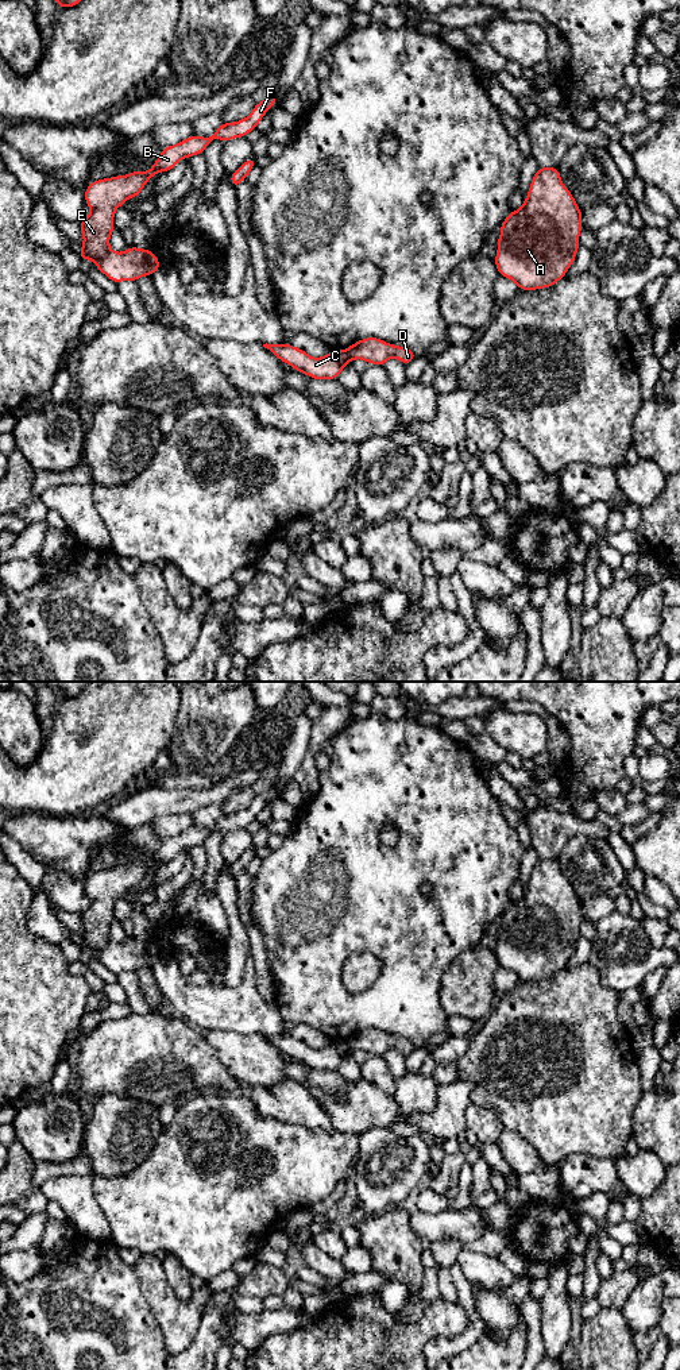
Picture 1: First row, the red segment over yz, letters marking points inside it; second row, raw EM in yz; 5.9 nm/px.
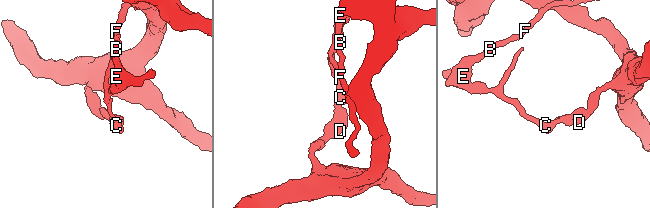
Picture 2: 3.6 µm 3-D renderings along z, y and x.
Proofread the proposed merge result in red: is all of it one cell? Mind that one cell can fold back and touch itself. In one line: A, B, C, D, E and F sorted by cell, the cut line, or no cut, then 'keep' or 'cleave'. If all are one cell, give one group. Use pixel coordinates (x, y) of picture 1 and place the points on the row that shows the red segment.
A D / B C E F | yz (346, 350), (351, 359) | cleave

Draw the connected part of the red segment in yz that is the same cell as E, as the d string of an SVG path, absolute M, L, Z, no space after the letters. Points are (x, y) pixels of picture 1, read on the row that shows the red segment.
M274 90L243 120L223 123L212 136L190 138L165 147L148 171L134 171L127 175L117 175L93 181L85 189L86 205L90 215L81 220L84 244L81 259L93 261L97 269L115 283L120 281L138 281L143 275L152 275L161 262L150 250L130 247L124 252L109 248L109 238L113 227L115 211L130 197L138 197L147 181L159 171L171 170L182 158L202 154L213 139L228 142L239 136L247 136L256 128L264 113L275 104Z

